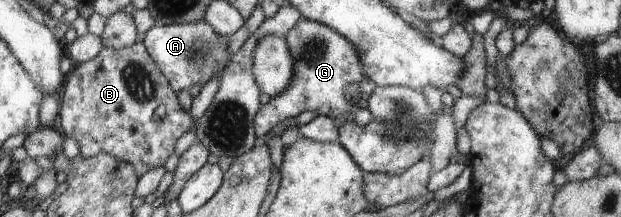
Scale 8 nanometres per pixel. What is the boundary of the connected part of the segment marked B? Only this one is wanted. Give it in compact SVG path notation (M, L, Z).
M143 43L120 49L104 46L93 60L74 65L59 95L61 134L65 138L77 140L80 155L90 159L100 153L107 153L134 166L139 177L151 168L164 166L165 160L173 154L173 144L177 142L177 138L193 128L191 114L181 108L175 88Z

